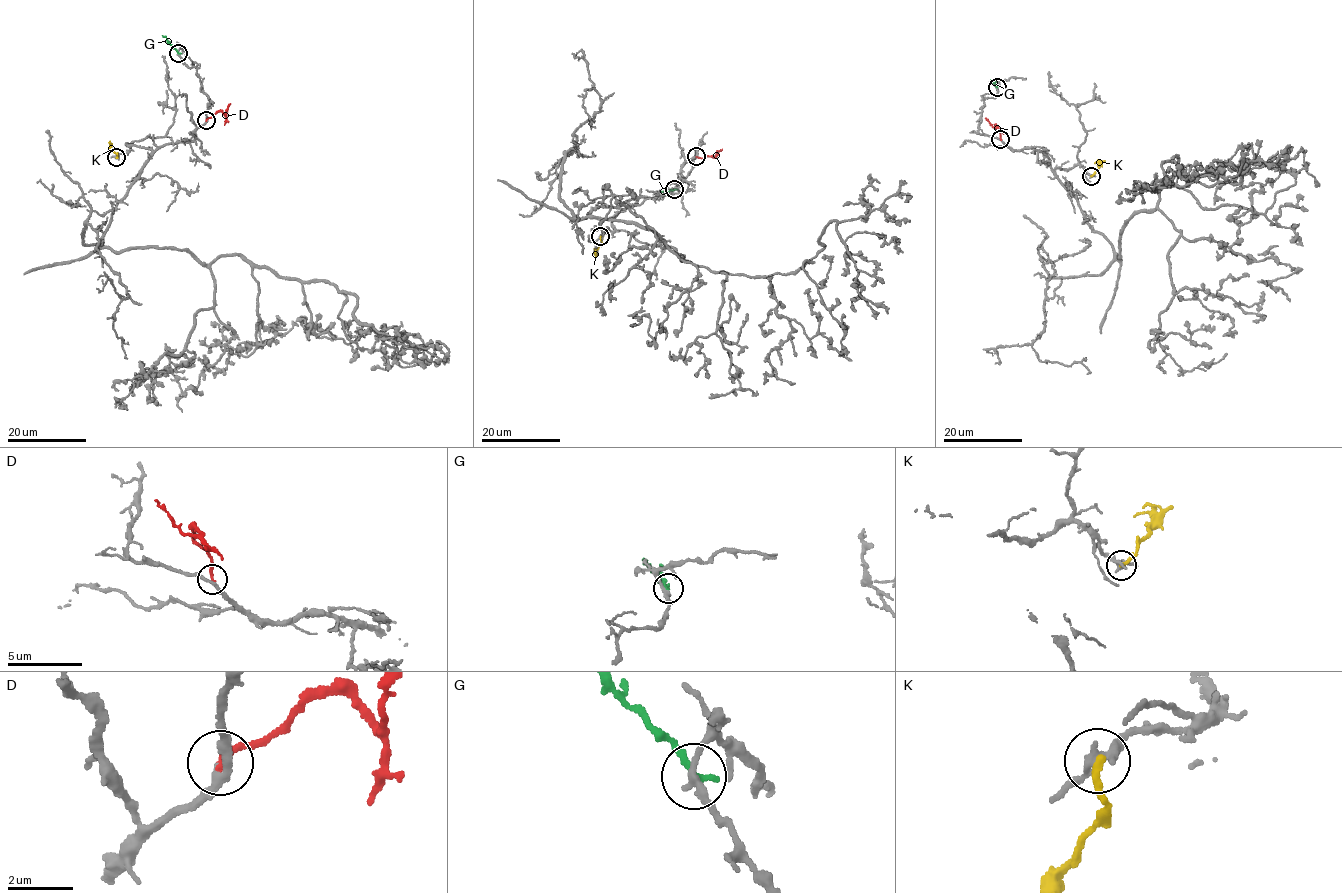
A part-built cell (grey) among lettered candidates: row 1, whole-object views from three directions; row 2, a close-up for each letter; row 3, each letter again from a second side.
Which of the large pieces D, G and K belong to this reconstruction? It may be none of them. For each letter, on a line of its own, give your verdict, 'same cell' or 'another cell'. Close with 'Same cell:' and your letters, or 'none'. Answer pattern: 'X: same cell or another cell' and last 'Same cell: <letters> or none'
D: same cell
G: another cell
K: another cell
Same cell: D

